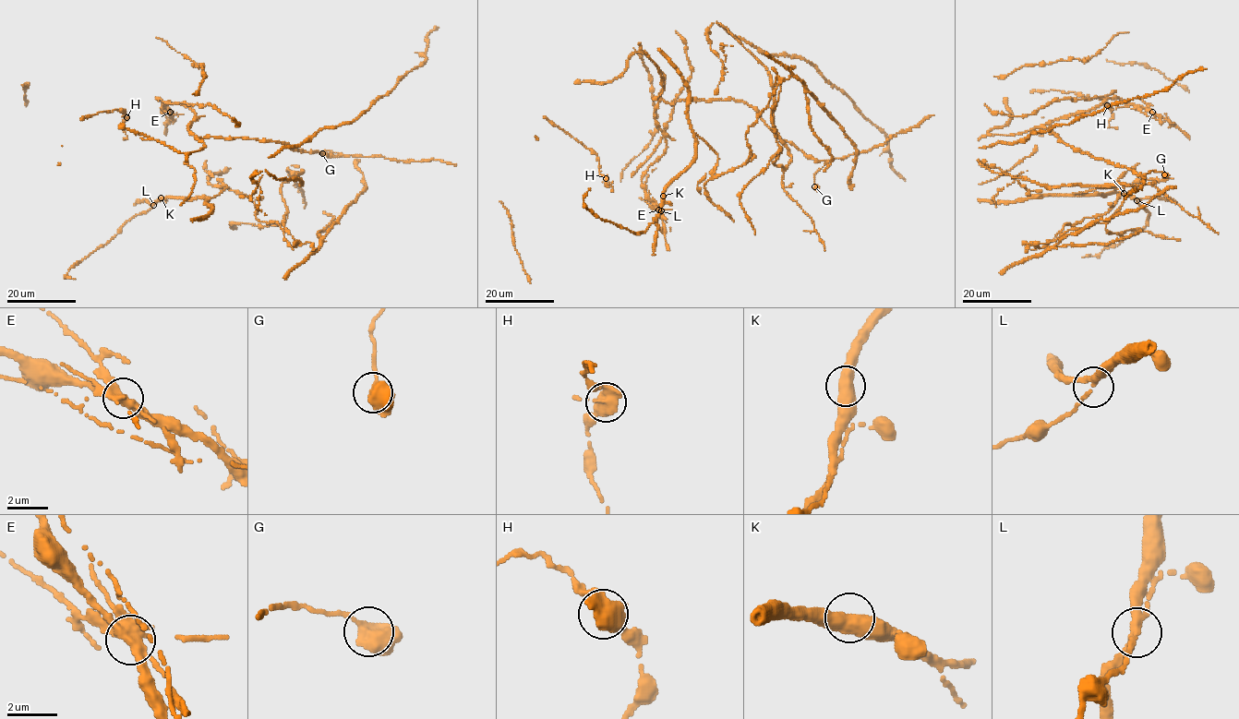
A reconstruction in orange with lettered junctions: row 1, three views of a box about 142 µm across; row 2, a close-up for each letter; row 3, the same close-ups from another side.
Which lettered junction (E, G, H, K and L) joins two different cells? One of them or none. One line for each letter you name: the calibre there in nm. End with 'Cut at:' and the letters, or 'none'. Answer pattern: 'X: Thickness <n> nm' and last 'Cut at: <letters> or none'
E: Thickness 440 nm
Cut at: E

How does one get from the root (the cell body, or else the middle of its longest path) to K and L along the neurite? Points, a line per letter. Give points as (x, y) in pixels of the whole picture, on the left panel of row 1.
K: (303, 169), (281, 188), (296, 246), (225, 185), (208, 200), (161, 197)
L: (303, 169), (281, 188), (296, 246), (225, 185), (208, 200), (153, 205)

